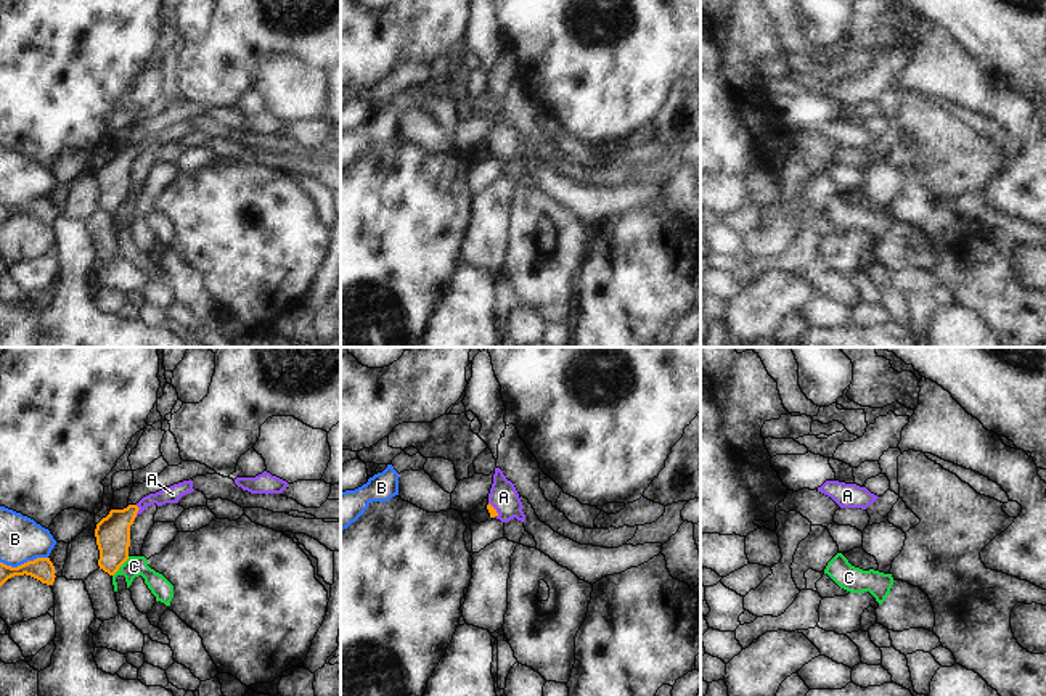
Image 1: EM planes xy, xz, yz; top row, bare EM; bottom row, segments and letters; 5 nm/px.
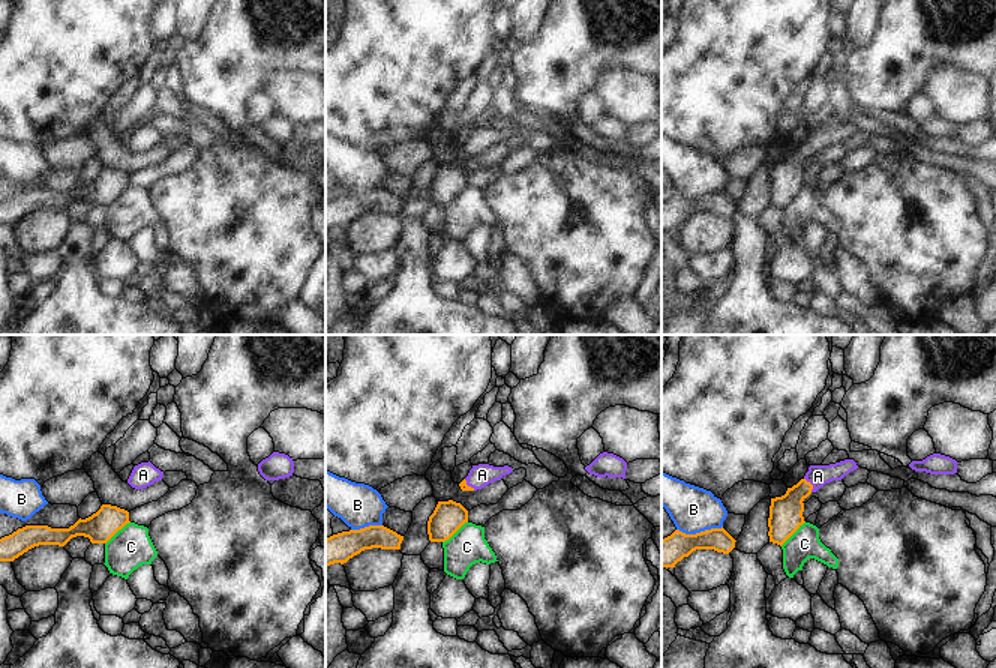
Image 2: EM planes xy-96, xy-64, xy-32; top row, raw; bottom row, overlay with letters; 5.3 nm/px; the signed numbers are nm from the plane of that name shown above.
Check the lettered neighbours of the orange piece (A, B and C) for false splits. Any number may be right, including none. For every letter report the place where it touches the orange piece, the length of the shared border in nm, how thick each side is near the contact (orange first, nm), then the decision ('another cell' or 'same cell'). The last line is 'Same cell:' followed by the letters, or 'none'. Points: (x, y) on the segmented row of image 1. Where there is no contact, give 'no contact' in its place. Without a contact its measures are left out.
A: xy (138, 508) | 60 nm | 180/90 nm | same cell
B: xy (24, 563) | 240 nm | 120/220 nm | another cell
C: xy (121, 564) | 130 nm | 180/100 nm | another cell
Same cell: A

